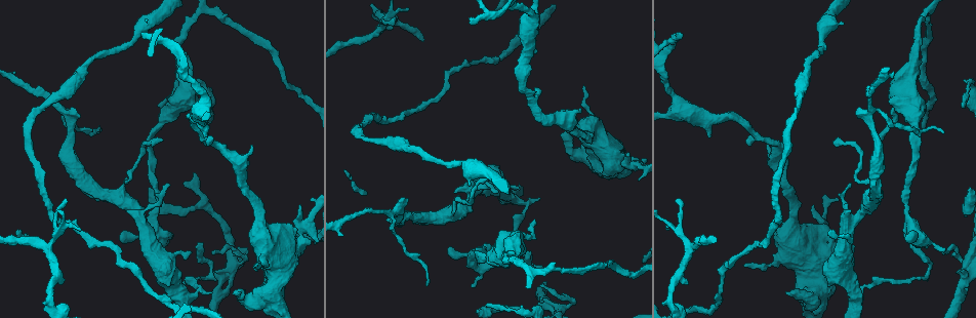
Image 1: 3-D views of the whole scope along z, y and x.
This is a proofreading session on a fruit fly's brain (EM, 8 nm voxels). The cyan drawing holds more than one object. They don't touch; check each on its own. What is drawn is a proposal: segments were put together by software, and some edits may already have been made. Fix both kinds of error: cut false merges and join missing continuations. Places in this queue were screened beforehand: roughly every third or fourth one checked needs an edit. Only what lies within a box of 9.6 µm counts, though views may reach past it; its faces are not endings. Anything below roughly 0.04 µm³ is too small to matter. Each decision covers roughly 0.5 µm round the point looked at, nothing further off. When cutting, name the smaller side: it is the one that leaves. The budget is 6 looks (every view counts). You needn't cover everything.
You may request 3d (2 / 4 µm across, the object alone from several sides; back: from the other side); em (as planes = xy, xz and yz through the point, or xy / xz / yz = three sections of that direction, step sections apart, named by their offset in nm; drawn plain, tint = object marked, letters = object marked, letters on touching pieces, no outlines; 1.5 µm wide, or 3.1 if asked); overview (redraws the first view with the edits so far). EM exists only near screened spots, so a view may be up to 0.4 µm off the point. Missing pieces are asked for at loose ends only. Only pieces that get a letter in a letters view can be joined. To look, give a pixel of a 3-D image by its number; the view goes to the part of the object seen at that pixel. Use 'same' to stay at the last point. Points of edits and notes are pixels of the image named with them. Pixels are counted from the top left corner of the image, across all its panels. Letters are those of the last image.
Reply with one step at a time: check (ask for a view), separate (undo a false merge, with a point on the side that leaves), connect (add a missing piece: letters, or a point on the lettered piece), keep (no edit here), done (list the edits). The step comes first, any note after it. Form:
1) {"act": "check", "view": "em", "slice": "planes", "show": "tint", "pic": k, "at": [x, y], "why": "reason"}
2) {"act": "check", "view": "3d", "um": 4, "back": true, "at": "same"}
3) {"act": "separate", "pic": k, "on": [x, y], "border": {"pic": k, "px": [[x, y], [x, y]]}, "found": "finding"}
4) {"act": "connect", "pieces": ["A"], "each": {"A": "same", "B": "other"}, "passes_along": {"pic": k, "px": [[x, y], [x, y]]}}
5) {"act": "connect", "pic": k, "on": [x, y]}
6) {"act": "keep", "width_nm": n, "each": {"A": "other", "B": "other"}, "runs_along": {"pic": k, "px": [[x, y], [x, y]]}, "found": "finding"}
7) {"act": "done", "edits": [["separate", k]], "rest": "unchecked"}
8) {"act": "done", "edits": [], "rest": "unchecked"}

{"act": "check", "view": "em", "slice": "planes", "show": "letters", "pic": 1, "at": [201, 242], "why": "free end"}

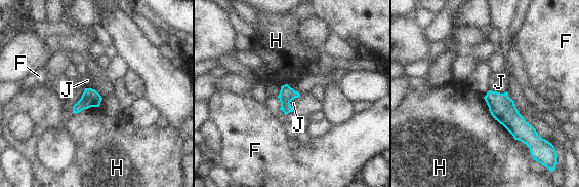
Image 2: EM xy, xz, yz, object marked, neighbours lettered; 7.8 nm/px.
{"act": "keep", "longest_contact_nm": ["H", 420], "each": {"F": "other", "H": "other", "J": "other"}, "border": {"pic": 2, "px": [[491, 89], [497, 92], [506, 91]]}, "found": "none of them fits"}

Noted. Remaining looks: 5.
{"act": "check", "view": "em", "slice": "yz", "step": 4, "show": "tint", "pic": 1, "at": [836, 139]}

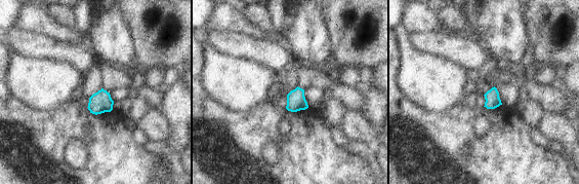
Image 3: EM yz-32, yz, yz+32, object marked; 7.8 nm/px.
{"act": "check", "view": "em", "slice": "planes", "show": "letters", "at": "same", "why": "another direction"}

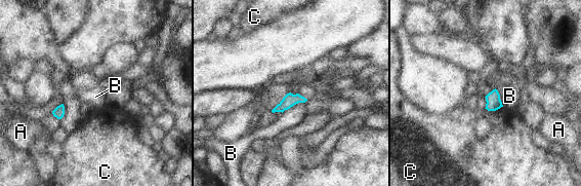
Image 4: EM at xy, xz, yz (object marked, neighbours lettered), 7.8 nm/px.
{"act": "keep", "each": {"A": "other", "B": "other", "C": "other"}, "found": "none of them fits"}

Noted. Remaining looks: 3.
{"act": "check", "view": "em", "slice": "planes", "show": "letters", "pic": 1, "at": [217, 143], "why": "thick turns thin"}

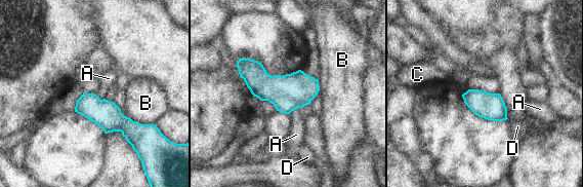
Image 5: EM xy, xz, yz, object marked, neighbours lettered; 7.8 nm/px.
{"act": "keep", "each": {"A": "other", "B": "other", "C": "other", "D": "other"}, "border": {"pic": 5, "px": [[94, 94], [100, 99], [105, 99]]}, "found": "continuous, no second neuron"}

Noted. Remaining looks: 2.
{"act": "done", "edits": [], "rest": "unchecked"}

